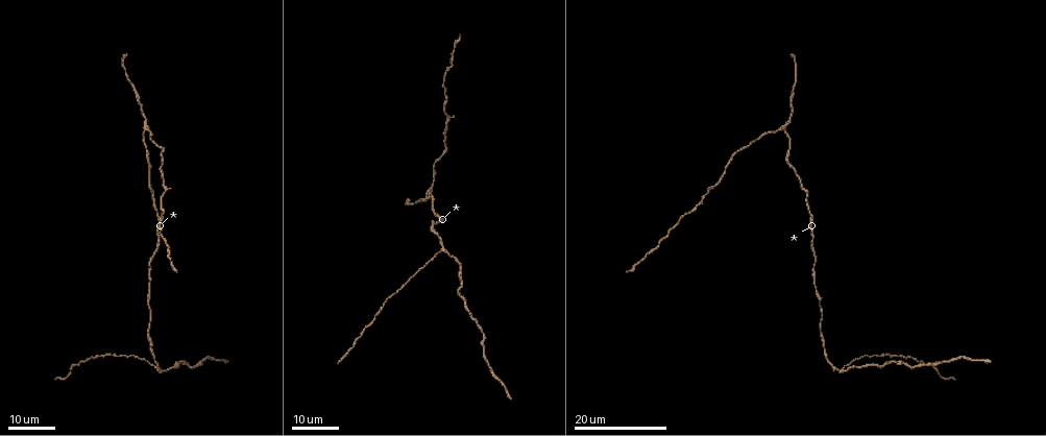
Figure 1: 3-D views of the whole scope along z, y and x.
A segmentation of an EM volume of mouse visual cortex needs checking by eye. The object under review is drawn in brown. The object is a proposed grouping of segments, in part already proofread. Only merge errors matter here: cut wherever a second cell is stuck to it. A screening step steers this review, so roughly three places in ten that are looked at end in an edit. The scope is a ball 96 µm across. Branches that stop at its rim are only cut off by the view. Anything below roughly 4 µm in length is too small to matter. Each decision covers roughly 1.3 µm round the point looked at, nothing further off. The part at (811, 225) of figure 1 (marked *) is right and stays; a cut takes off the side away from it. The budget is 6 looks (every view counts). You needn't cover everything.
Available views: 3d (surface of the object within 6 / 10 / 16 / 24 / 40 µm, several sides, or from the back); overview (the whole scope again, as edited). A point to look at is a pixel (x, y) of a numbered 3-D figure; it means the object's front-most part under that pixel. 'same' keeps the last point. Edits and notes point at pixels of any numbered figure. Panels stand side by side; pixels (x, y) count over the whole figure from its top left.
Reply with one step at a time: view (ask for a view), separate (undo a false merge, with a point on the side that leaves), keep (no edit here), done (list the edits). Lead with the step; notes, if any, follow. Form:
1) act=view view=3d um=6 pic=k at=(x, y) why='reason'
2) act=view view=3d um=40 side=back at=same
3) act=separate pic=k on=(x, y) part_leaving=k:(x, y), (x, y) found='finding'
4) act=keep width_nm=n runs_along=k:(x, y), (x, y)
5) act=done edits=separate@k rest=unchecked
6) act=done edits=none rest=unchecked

act=view view=3d um=24 pic=1 at=(150, 348) why='a narrow waist'

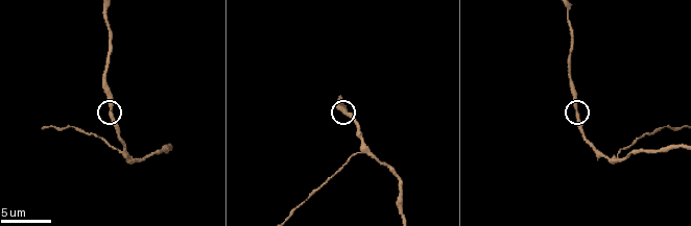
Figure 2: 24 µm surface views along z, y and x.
act=view view=3d um=10 pic=2 at=(578, 110)

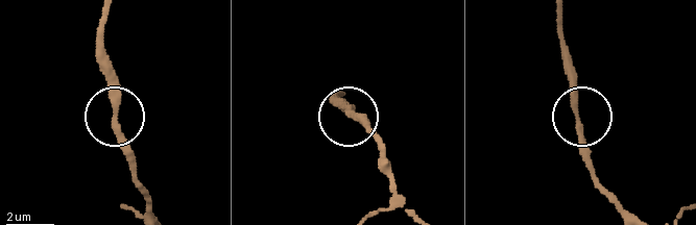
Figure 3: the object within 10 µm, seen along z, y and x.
act=keep runs_along=3:(105, 21), (103, 51), (116, 93), (116, 134), (127, 169) found='continuous, no second cell'

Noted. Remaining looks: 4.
act=view view=3d um=6 pic=2 at=(364, 149) why='a fork'

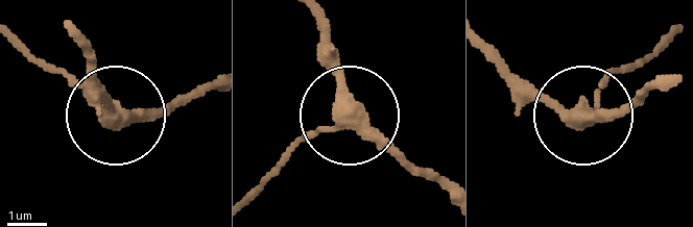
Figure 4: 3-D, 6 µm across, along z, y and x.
act=view view=3d um=6 side=back pic=4 at=(345, 121)

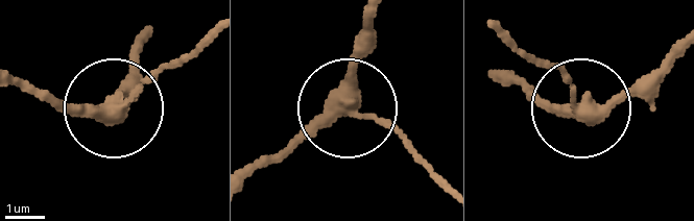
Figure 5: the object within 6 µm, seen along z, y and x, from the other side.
act=keep side_arm_um=38 runs_along=5:(376, 14), (342, 94), (409, 150) found='continuous, no second cell'

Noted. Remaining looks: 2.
act=view view=3d um=24 pic=1 at=(782, 128) why='arms part here'

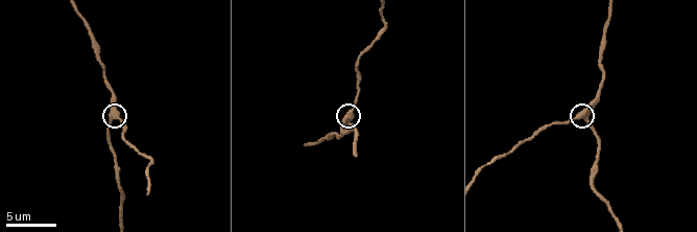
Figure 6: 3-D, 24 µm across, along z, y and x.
act=view view=3d um=10 pic=6 at=(582, 114)

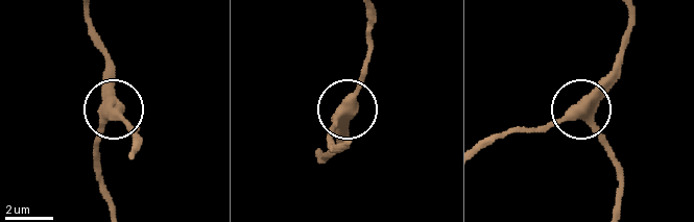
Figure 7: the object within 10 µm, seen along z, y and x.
act=keep width_nm=390 runs_along=7:(615, 205), (615, 157), (583, 109), (619, 70) found='one cell here'

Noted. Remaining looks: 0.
act=done edits=none rest=unchecked

